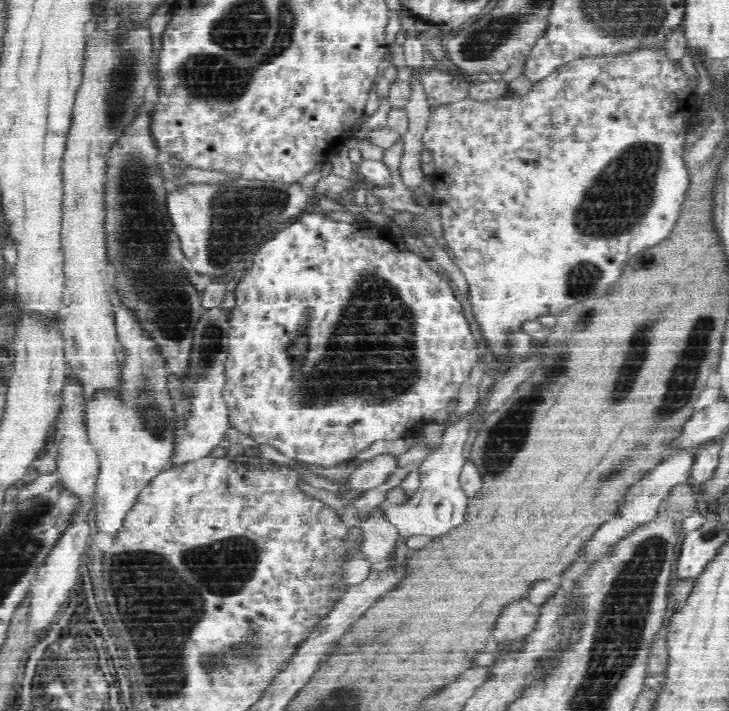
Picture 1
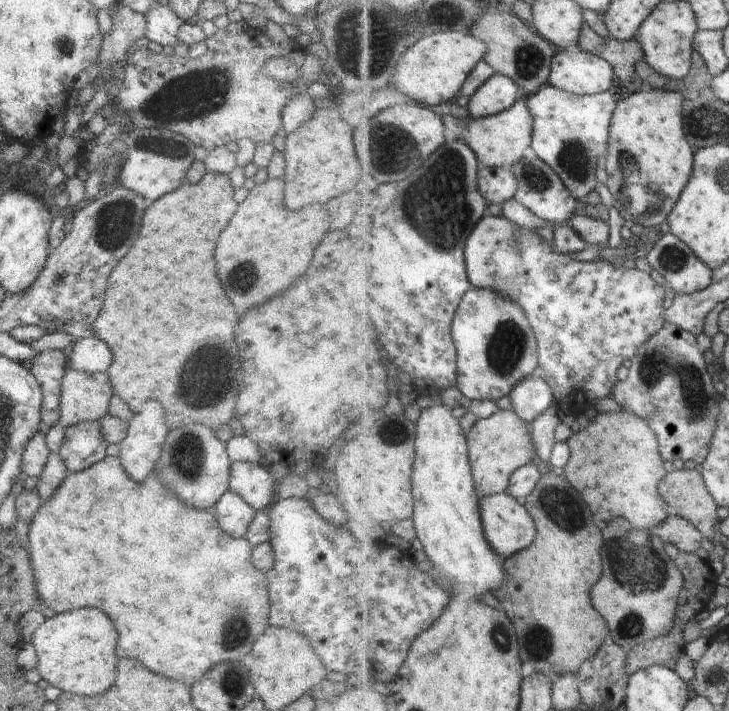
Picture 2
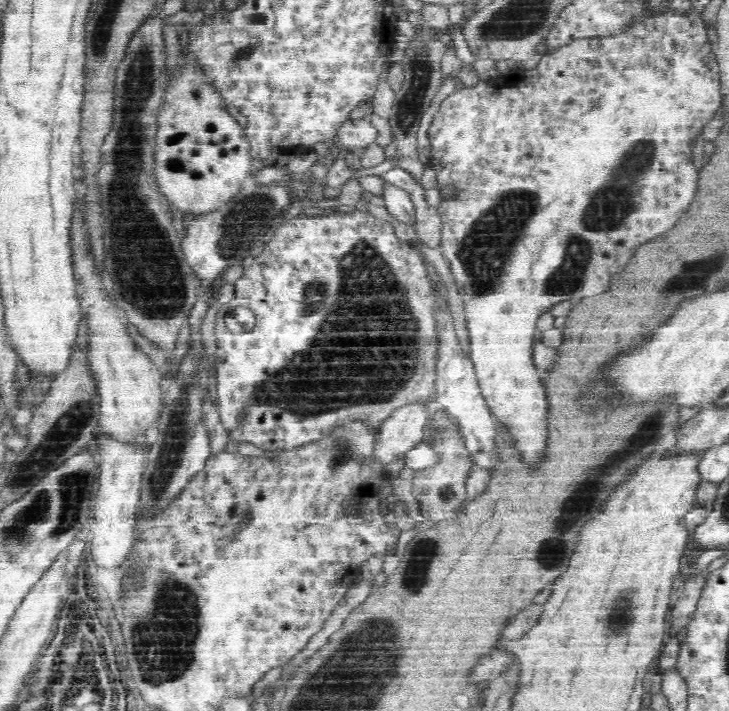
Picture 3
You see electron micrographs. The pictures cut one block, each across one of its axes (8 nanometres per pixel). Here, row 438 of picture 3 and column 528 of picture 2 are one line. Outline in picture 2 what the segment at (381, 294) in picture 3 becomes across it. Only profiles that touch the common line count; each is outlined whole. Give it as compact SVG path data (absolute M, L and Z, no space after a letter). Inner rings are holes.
M486 216L478 223L477 229L470 235L466 247L467 269L469 270L470 278L476 288L485 288L498 291L507 297L512 297L518 301L527 312L531 323L533 324L535 333L539 340L541 350L541 365L540 374L553 386L557 397L563 396L568 403L568 406L576 409L585 409L588 406L593 406L600 398L614 398L615 386L619 383L619 370L624 366L626 360L636 356L638 349L646 344L650 338L659 333L665 327L667 322L666 309L669 305L671 290L668 286L658 284L648 271L642 271L637 267L635 269L618 268L613 262L609 262L602 258L597 258L595 261L576 260L574 254L558 254L552 250L551 245L545 244L540 235L536 236L531 232L531 229L524 228L518 223L512 222L506 216Z

